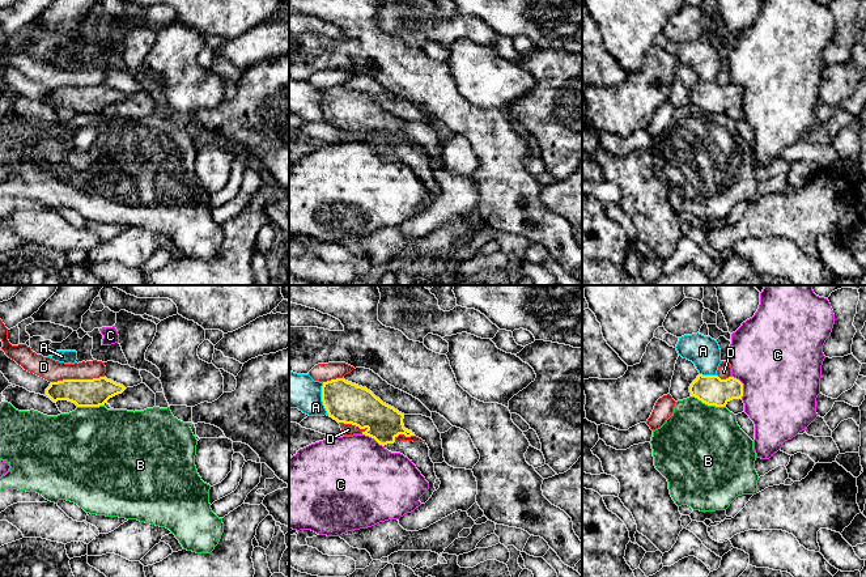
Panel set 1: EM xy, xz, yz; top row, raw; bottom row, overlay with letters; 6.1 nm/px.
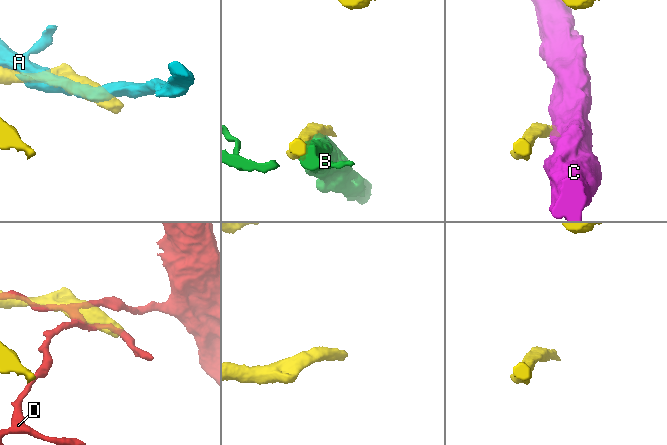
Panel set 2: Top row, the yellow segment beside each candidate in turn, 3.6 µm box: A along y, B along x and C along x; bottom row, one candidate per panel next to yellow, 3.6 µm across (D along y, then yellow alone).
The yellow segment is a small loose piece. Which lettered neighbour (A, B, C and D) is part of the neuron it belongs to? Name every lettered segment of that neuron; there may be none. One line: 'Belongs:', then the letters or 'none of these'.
Belongs: none of these

